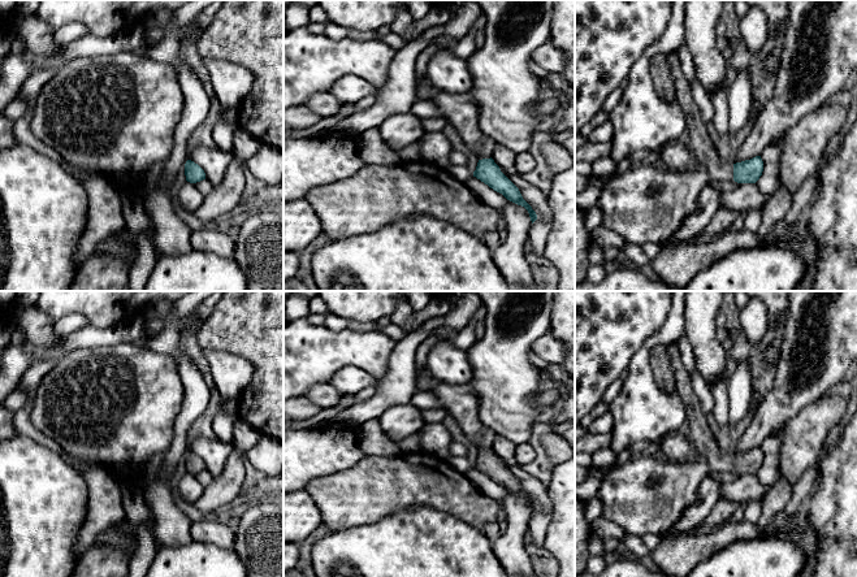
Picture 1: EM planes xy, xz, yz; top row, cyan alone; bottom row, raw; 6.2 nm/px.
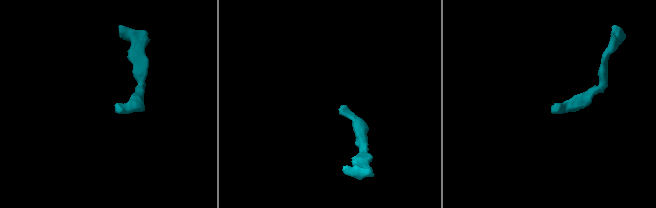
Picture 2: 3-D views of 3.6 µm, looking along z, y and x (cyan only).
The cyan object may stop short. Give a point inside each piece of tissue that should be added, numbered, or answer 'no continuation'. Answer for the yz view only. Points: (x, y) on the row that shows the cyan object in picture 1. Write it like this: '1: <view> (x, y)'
1: yz (670, 82)

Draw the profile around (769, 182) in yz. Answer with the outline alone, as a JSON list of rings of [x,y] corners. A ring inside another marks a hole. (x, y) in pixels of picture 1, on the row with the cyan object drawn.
[[[766,147],[761,159],[763,161],[763,172],[756,185],[762,194],[771,196],[782,185],[779,177],[780,148]]]

